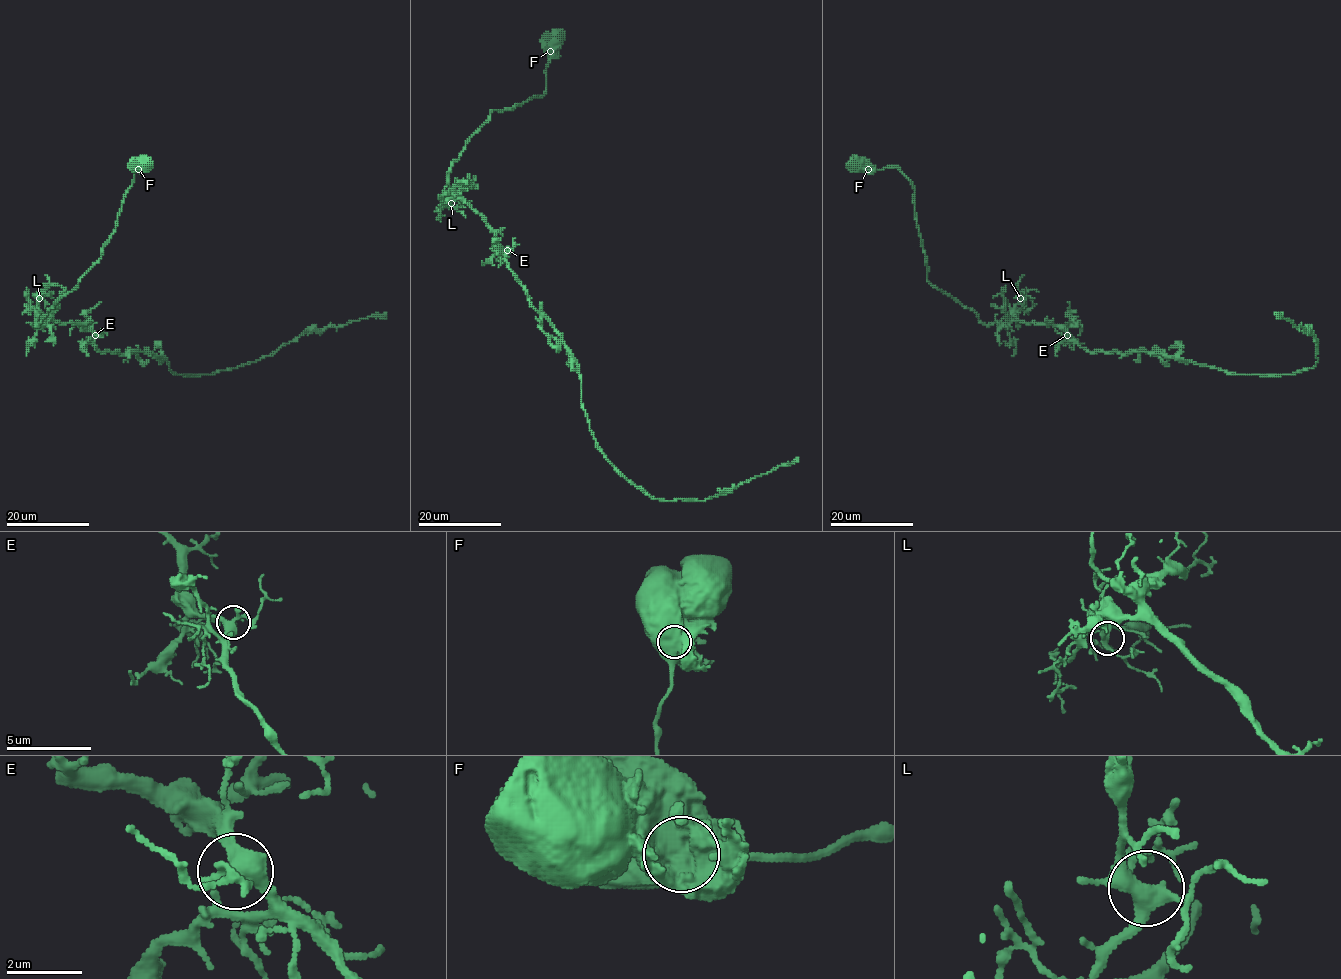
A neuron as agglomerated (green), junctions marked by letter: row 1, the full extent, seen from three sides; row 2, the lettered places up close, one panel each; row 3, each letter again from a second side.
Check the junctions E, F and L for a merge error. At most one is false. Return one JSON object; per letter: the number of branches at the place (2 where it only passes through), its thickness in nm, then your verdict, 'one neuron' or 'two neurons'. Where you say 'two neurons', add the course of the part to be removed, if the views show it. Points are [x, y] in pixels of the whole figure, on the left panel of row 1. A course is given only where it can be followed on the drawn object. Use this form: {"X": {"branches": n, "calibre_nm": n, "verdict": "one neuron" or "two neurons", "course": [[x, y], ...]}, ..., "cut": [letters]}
{"E": {"branches": 3, "calibre_nm": 380, "verdict": "one neuron"}, "F": {"branches": 1, "calibre_nm": 1350, "verdict": "one neuron"}, "L": {"branches": 5, "calibre_nm": 400, "verdict": "one neuron"}, "cut": []}

